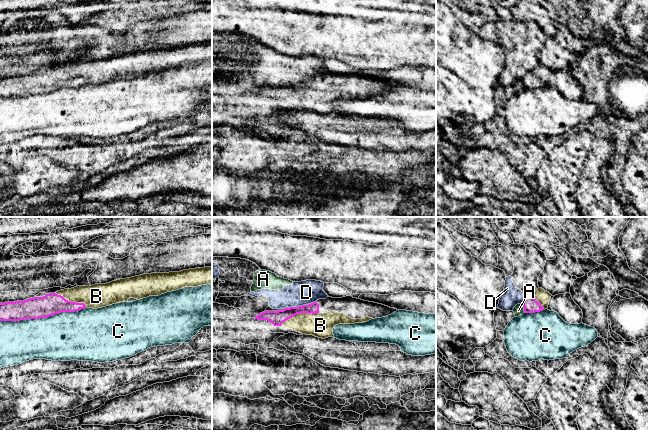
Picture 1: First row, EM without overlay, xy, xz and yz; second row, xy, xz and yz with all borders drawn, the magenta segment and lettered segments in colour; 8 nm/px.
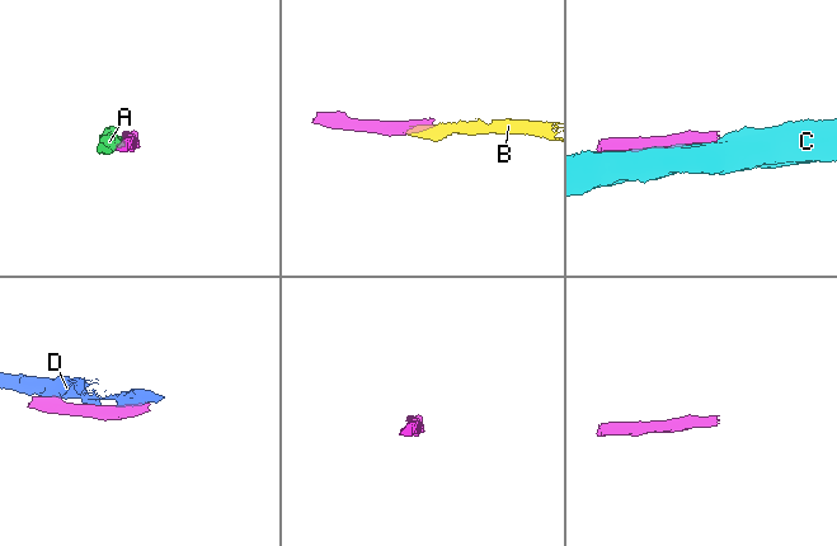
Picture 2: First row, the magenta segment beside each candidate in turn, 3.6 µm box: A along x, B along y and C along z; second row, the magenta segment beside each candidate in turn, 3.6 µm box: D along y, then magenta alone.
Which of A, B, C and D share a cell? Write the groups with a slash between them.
A D / B / C

